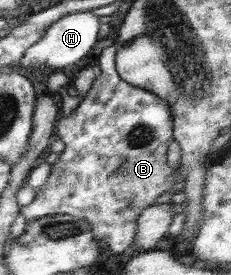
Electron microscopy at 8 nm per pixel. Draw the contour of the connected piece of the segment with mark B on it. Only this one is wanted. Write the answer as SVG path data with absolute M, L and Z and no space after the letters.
M116 46L103 48L97 64L101 75L95 77L93 87L81 98L76 110L69 116L57 117L55 132L59 134L59 160L51 165L49 181L36 190L35 200L20 209L27 221L45 215L67 215L90 224L93 236L105 242L113 255L123 254L136 238L137 219L143 209L175 184L174 169L167 165L167 143L171 139L173 119L169 103L145 88L130 84L119 76L115 64Z

